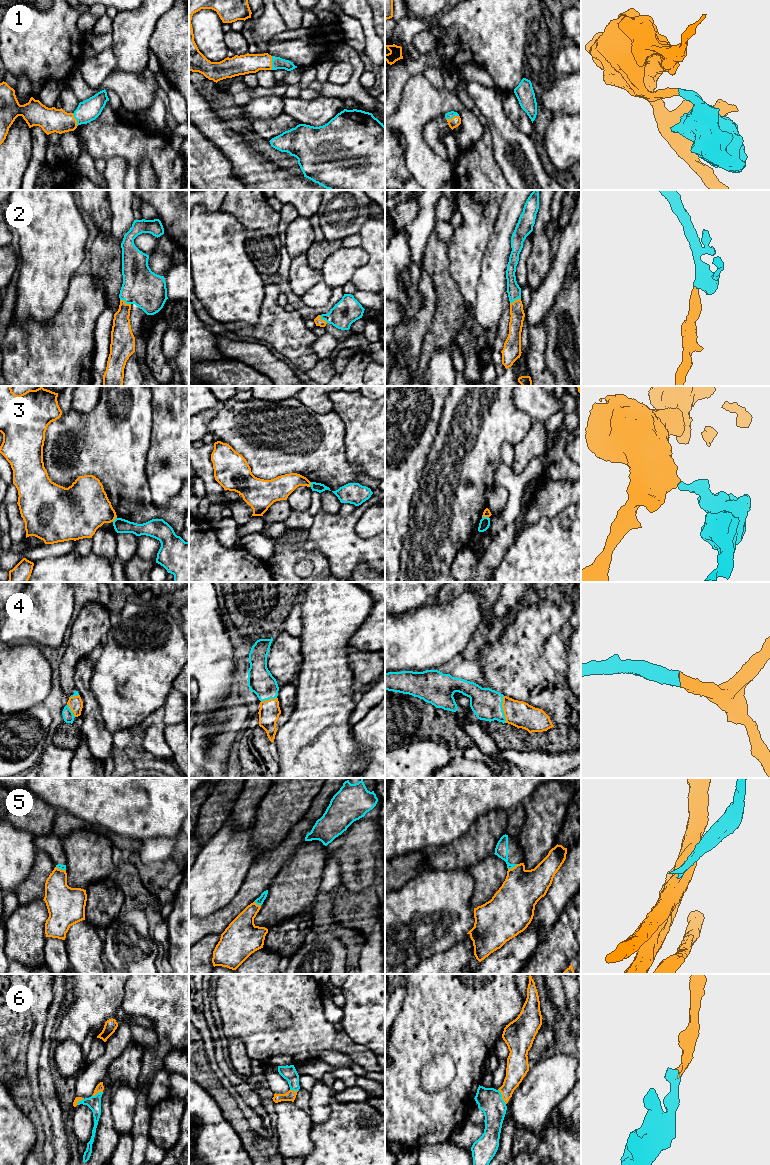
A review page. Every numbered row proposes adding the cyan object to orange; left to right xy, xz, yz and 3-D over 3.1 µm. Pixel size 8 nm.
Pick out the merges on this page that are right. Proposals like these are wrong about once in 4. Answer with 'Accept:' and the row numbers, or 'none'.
Accept: 1, 2, 4, 6

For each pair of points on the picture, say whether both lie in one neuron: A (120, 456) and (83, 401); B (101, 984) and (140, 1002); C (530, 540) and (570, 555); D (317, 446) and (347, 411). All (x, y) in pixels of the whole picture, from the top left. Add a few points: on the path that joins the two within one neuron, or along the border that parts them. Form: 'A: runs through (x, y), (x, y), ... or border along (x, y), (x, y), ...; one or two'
A: border along (100, 396), (88, 412), (72, 409); two
B: border along (126, 984), (121, 1006); two
C: runs through (540, 550), (545, 555), (560, 555); one
D: border along (333, 410), (345, 426), (345, 442); two

